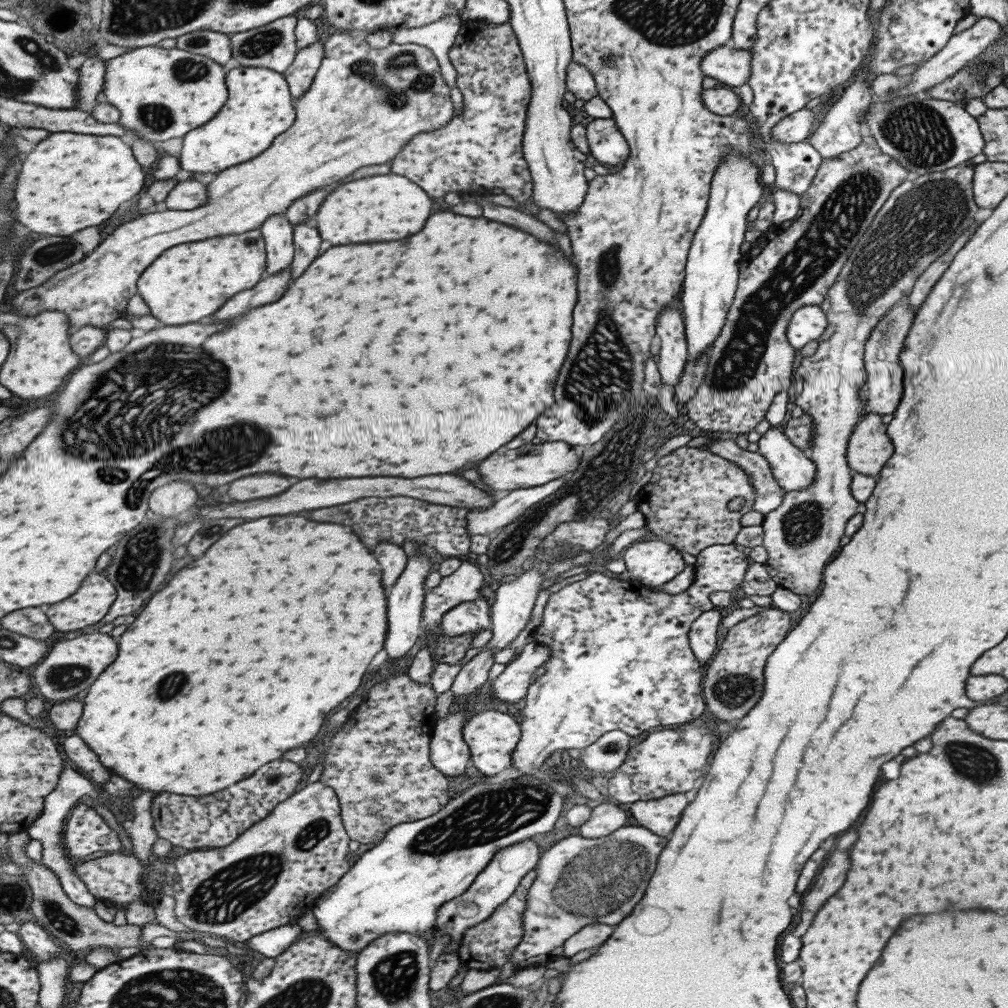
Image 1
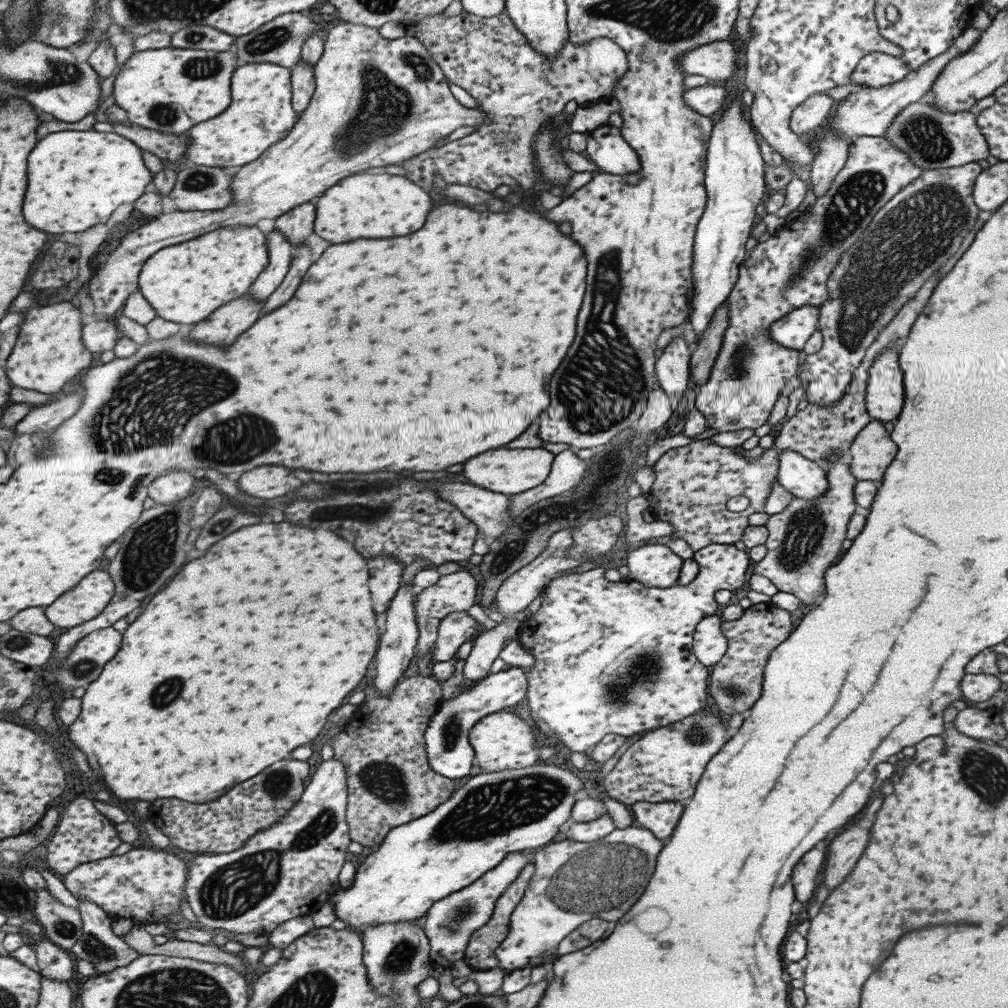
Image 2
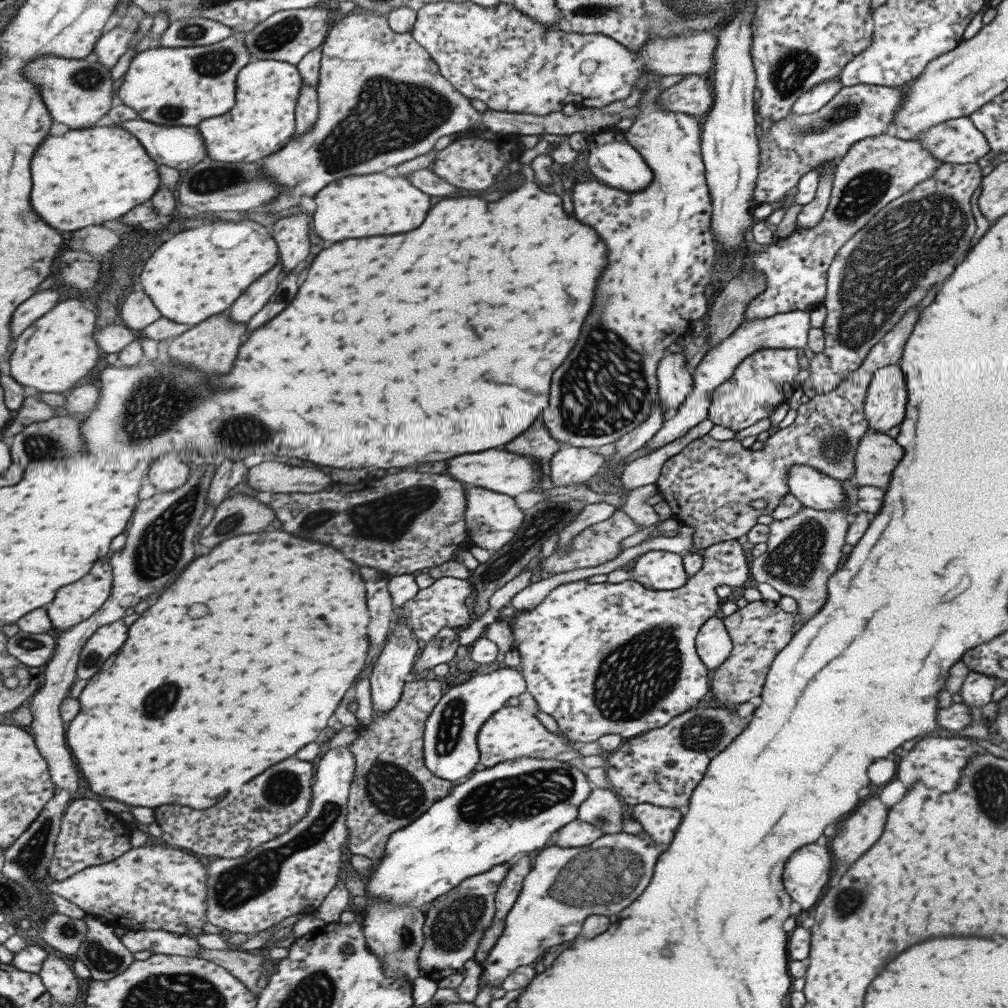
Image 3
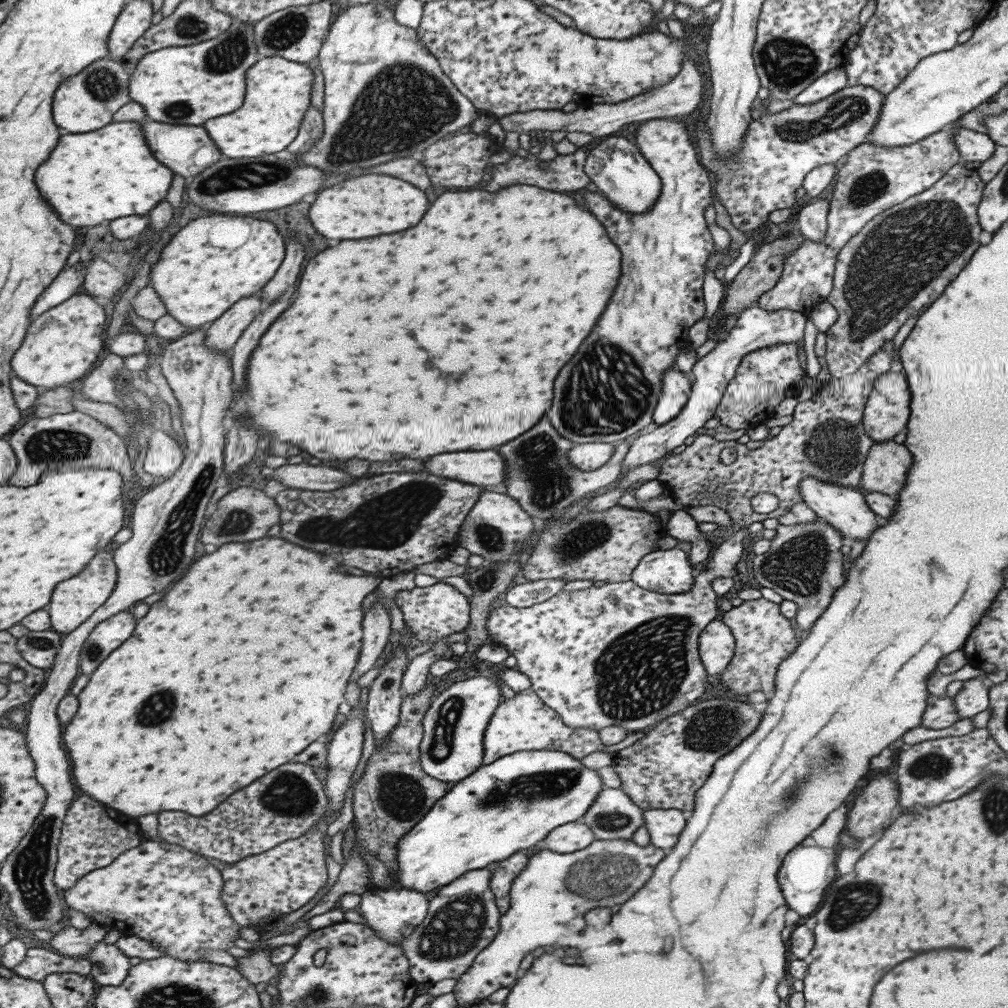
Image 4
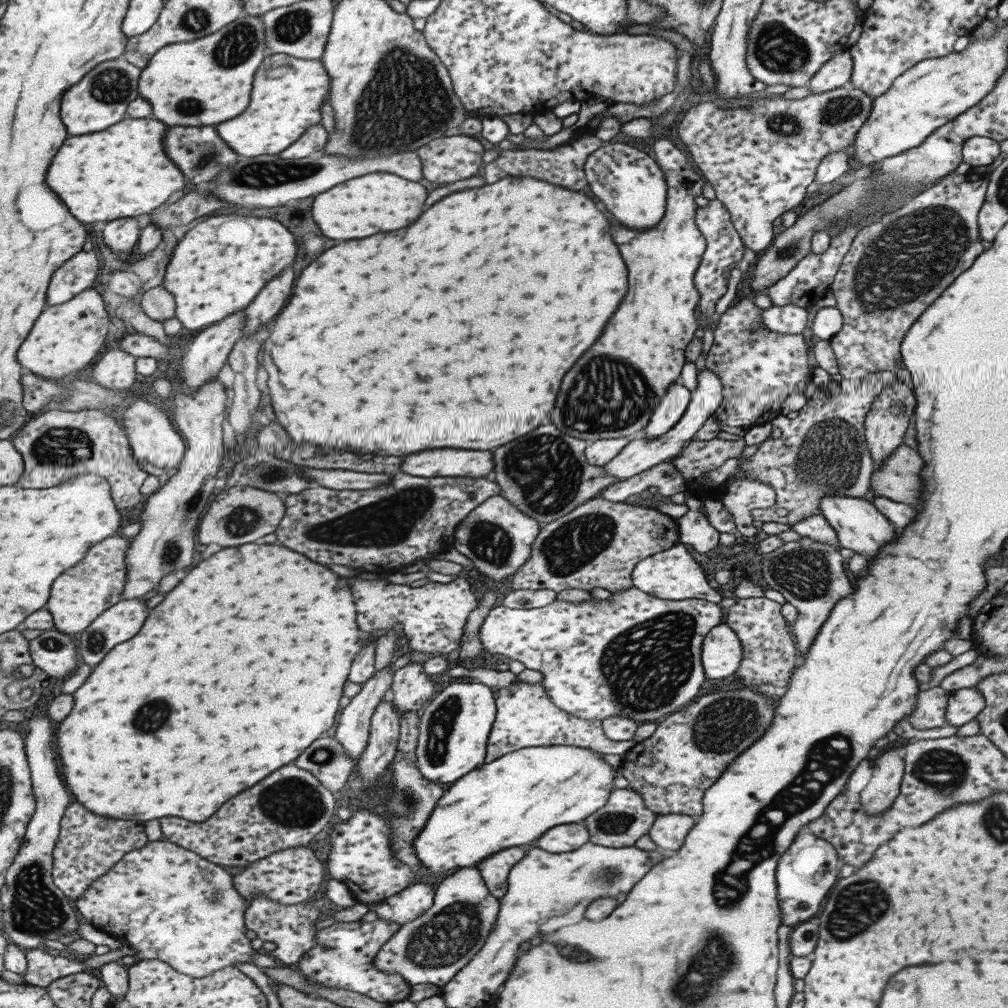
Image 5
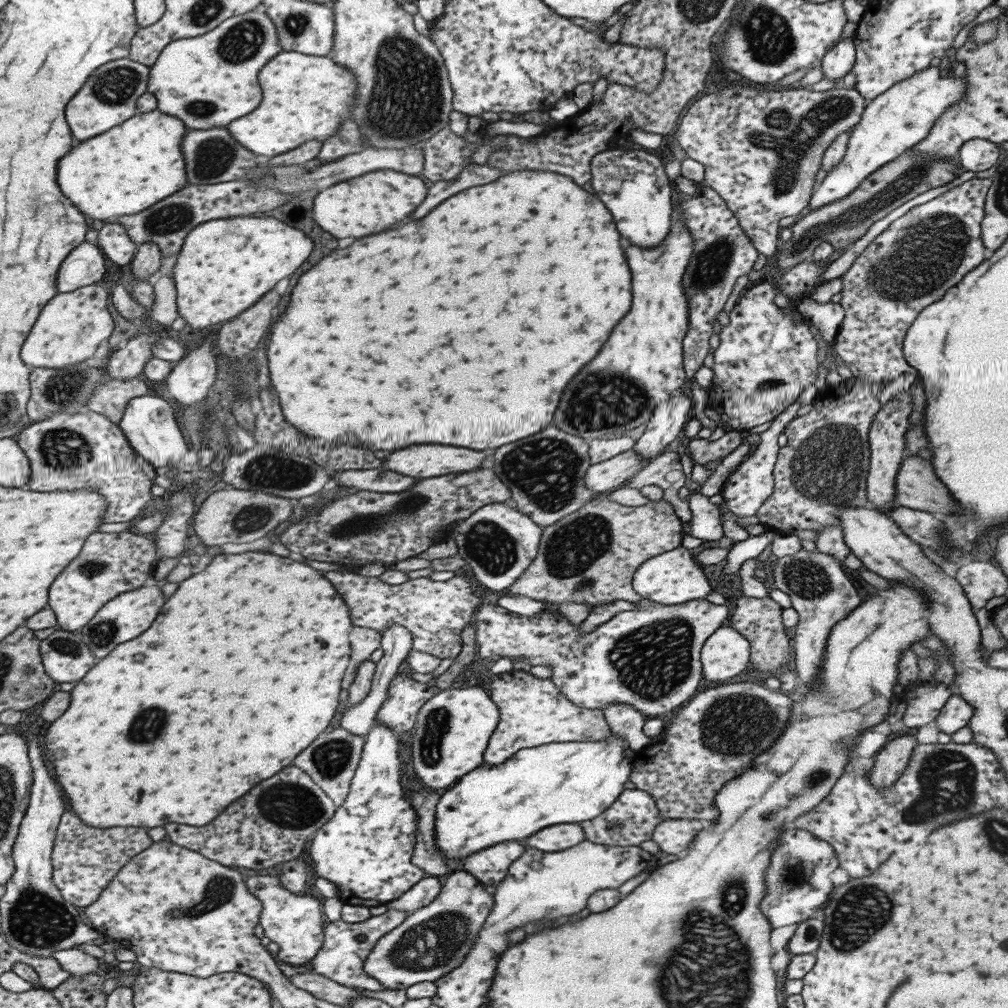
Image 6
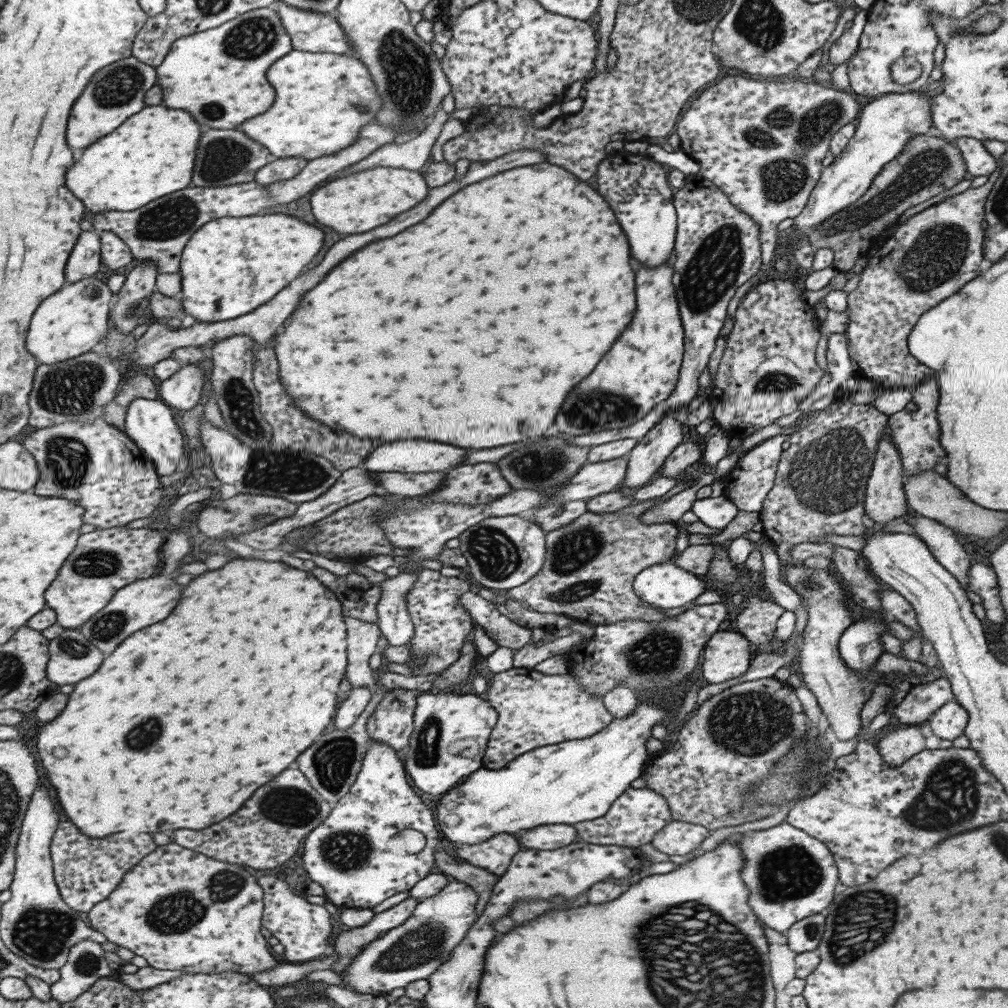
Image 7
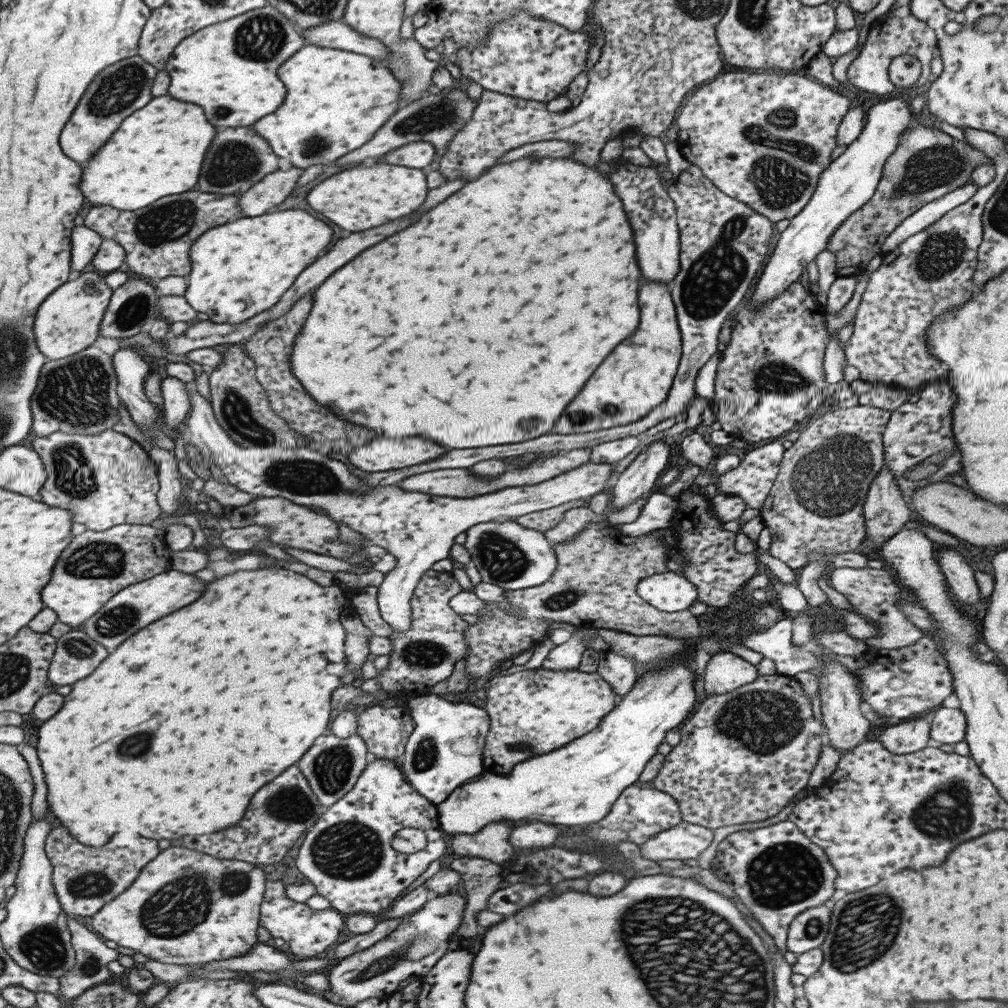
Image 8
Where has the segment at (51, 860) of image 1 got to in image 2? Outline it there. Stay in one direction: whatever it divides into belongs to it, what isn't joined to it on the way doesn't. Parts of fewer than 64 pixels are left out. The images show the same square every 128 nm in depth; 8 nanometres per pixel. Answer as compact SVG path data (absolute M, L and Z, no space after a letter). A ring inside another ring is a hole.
M79 899L77 900L77 906L82 920L82 935L68 952L73 952L78 960L93 964L96 970L93 976L96 977L120 966L125 966L140 955L134 948L129 948L126 942L123 942L117 935L112 933L111 918L104 910L101 910L100 906L97 906L97 903L92 900Z

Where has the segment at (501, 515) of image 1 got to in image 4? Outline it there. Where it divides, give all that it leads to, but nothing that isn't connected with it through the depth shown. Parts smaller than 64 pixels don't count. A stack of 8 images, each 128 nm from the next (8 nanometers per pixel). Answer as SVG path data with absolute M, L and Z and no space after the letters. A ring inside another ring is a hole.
M589 442L573 444L566 452L568 461L581 471L591 472L605 464L613 452L614 443Z

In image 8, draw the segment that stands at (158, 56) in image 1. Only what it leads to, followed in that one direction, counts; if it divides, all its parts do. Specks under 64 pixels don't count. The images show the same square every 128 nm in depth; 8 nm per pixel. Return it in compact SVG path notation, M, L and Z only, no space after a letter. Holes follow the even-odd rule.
M269 4L228 18L223 22L204 26L179 41L177 46L174 46L171 56L165 61L163 69L169 77L166 94L175 100L201 106L207 122L213 126L229 129L239 126L251 127L255 120L259 120L265 114L271 114L283 102L285 88L277 80L275 70L285 58L295 54L303 45L298 28L284 14L270 7Z

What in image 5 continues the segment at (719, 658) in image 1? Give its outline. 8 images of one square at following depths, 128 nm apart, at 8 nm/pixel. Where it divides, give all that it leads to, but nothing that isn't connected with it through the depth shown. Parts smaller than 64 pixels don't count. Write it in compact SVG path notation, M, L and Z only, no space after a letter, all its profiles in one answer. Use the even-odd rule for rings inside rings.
M761 595L757 598L737 598L736 602L724 611L723 622L733 630L741 643L742 657L734 672L735 680L754 689L760 684L786 688L789 672L798 663L798 655L792 633L787 631L788 623L781 616L780 604Z

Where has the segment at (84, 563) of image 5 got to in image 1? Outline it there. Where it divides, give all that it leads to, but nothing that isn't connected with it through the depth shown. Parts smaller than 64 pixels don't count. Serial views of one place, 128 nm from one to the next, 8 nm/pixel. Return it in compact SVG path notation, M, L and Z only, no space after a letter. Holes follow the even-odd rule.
M89 574L77 592L47 608L47 618L55 630L71 632L99 622L115 600L116 590L100 574Z

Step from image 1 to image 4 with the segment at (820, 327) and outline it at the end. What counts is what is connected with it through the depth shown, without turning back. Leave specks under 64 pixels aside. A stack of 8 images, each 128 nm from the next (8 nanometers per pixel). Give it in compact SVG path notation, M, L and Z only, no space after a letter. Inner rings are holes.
M755 306L742 310L738 314L735 326L729 330L729 334L693 364L688 375L690 377L690 394L681 412L677 413L677 416L669 422L656 427L652 432L632 439L629 450L624 454L621 463L621 472L626 473L634 466L657 461L666 452L690 441L695 434L695 430L703 427L706 420L714 416L715 407L720 402L728 382L733 378L741 358L749 352L766 346L796 343L797 340L801 340L806 318L806 314L787 308L763 310Z

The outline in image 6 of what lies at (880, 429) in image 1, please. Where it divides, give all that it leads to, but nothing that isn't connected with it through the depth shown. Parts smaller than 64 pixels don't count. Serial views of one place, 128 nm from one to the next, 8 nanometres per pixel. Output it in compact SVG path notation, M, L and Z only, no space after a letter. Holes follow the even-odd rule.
M918 455L902 458L894 478L896 505L931 513L936 516L954 514L958 504L945 485L935 476L932 465Z

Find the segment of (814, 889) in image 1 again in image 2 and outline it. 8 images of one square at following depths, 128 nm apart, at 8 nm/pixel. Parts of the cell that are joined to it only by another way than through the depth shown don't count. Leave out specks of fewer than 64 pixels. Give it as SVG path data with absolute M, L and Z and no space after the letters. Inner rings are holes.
M857 824L849 826L843 834L831 840L831 844L827 846L827 858L821 880L821 884L827 890L833 890L843 882L843 878L851 872L857 858L861 856L867 840L869 840L869 830L857 828Z

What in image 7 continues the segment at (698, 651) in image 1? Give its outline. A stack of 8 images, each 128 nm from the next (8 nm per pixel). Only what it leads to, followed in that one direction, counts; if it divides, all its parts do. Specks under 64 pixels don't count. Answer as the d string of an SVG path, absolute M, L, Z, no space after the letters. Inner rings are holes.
M716 631L703 647L703 678L708 684L715 684L741 676L752 661L751 648L738 631Z

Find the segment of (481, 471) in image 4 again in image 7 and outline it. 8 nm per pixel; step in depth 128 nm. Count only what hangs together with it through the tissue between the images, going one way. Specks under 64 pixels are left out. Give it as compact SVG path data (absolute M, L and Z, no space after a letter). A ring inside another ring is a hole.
M399 440L399 442L391 442L387 446L379 446L375 448L367 460L365 460L365 470L373 473L399 473L409 472L443 472L449 468L455 468L457 464L461 464L461 460L465 458L463 448L455 448L455 446L445 446L439 442L425 442L425 440Z

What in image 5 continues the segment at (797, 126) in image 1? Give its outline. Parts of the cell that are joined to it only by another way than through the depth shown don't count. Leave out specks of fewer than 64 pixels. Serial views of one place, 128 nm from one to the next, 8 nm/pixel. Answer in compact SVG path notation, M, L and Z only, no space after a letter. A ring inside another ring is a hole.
M847 48L835 53L831 59L808 80L810 94L819 94L849 83L852 71L852 59Z

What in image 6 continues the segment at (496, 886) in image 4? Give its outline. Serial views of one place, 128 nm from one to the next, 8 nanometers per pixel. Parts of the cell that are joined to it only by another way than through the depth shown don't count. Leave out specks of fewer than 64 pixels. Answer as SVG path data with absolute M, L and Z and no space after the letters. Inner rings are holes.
M501 842L472 852L461 860L462 870L471 874L483 886L494 891L507 873L508 866L519 858L523 852L523 846L517 842Z

